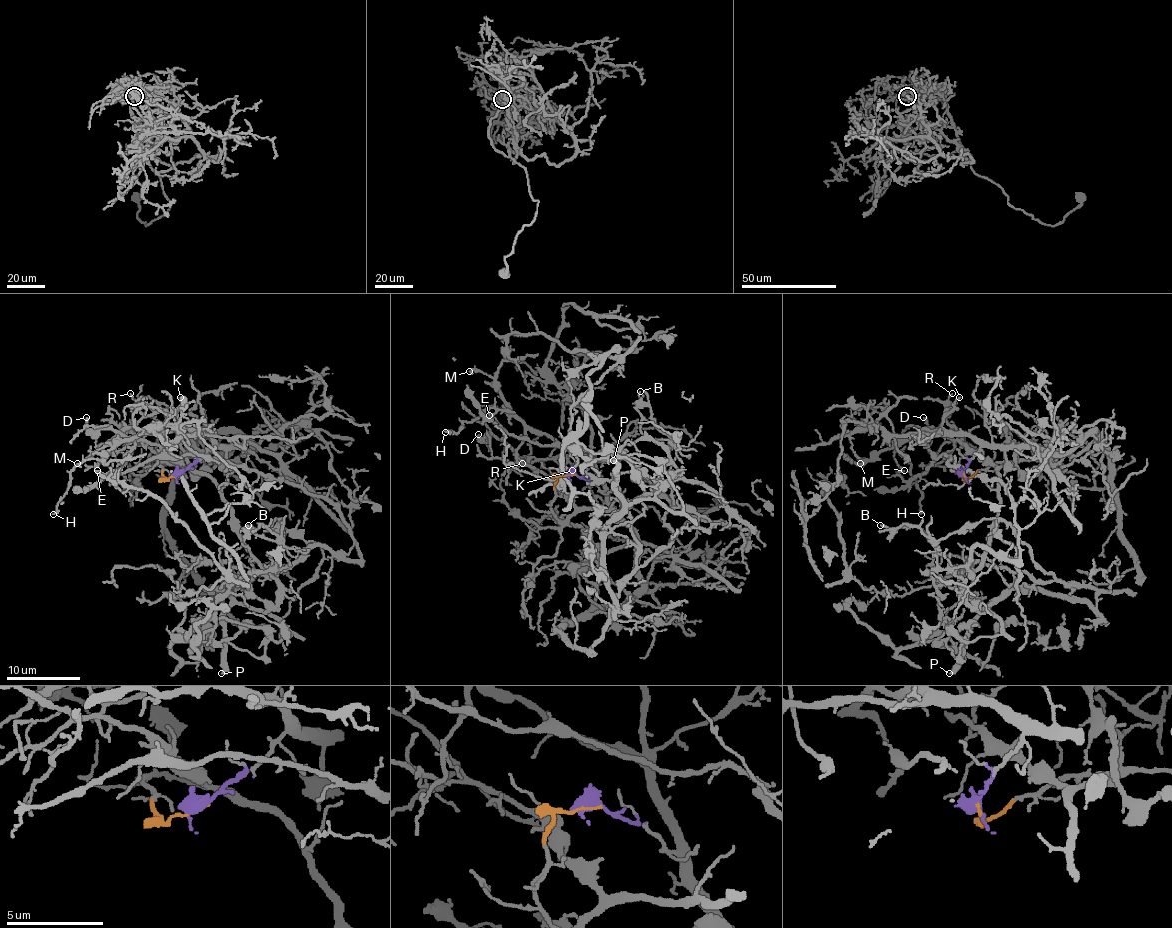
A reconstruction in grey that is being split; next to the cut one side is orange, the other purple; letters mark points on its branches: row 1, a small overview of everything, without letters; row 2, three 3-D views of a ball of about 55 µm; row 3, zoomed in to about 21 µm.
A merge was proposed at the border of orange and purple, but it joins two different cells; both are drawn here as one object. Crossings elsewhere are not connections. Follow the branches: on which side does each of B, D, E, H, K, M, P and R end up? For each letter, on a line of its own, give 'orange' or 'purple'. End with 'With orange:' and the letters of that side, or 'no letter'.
B: orange
D: orange
E: orange
H: purple
K: purple
M: purple
P: orange
R: purple
With orange: B, D, E, P

